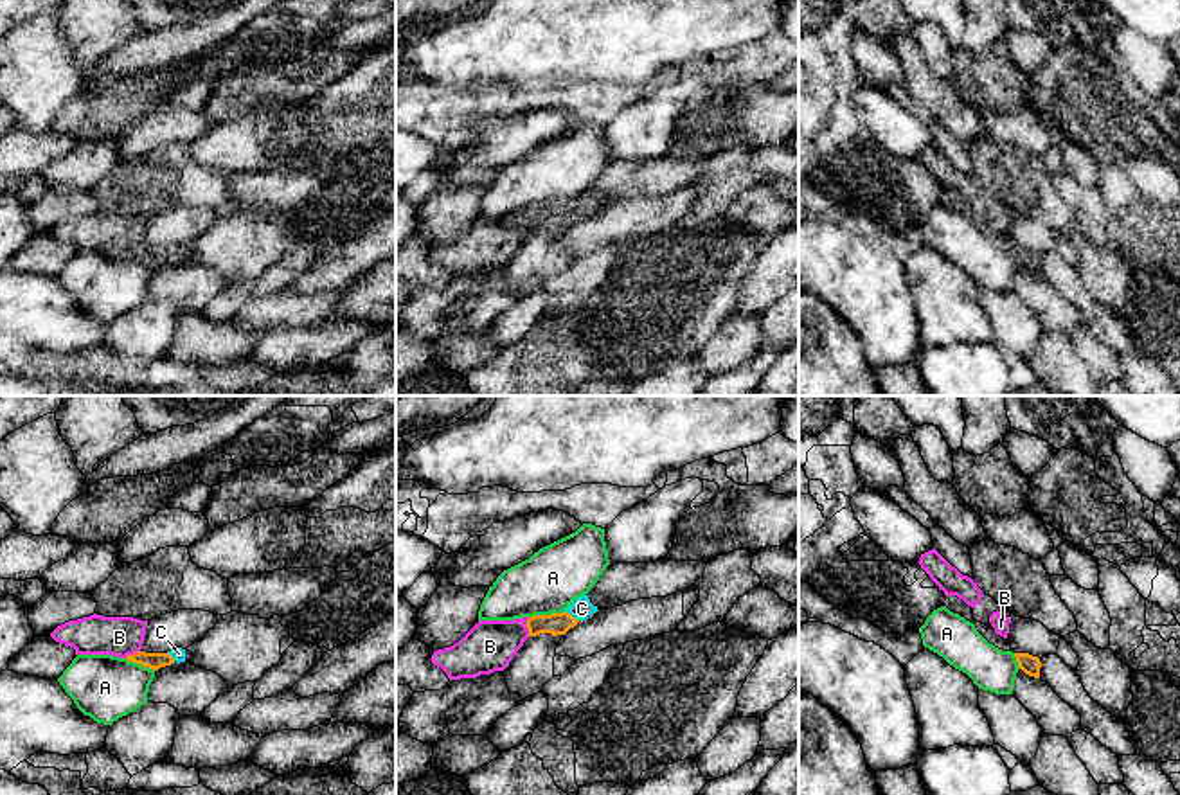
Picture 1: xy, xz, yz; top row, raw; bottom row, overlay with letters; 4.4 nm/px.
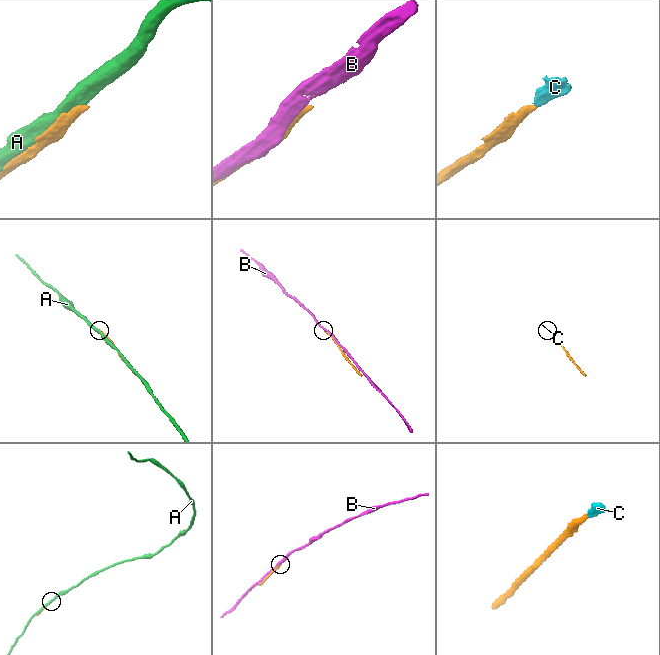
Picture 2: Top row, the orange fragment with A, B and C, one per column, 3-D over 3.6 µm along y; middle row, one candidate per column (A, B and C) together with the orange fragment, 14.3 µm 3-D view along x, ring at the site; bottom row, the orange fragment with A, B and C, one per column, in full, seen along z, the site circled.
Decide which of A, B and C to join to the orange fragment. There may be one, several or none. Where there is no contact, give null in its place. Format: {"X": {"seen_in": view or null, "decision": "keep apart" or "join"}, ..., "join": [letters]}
{"A": {"seen_in": "xz", "decision": "keep apart"}, "B": {"seen_in": "xz", "decision": "keep apart"}, "C": {"seen_in": "xz", "decision": "join"}, "join": ["C"]}

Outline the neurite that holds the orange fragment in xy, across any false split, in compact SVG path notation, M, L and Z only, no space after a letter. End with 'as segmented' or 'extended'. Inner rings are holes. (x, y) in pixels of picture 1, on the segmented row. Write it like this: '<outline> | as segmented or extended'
M176 648L176 649L171 649L167 653L139 651L139 653L128 655L126 658L130 662L135 662L135 664L140 664L144 667L149 667L149 669L156 671L156 669L171 665L174 662L176 664L185 662L185 649Z | extended

